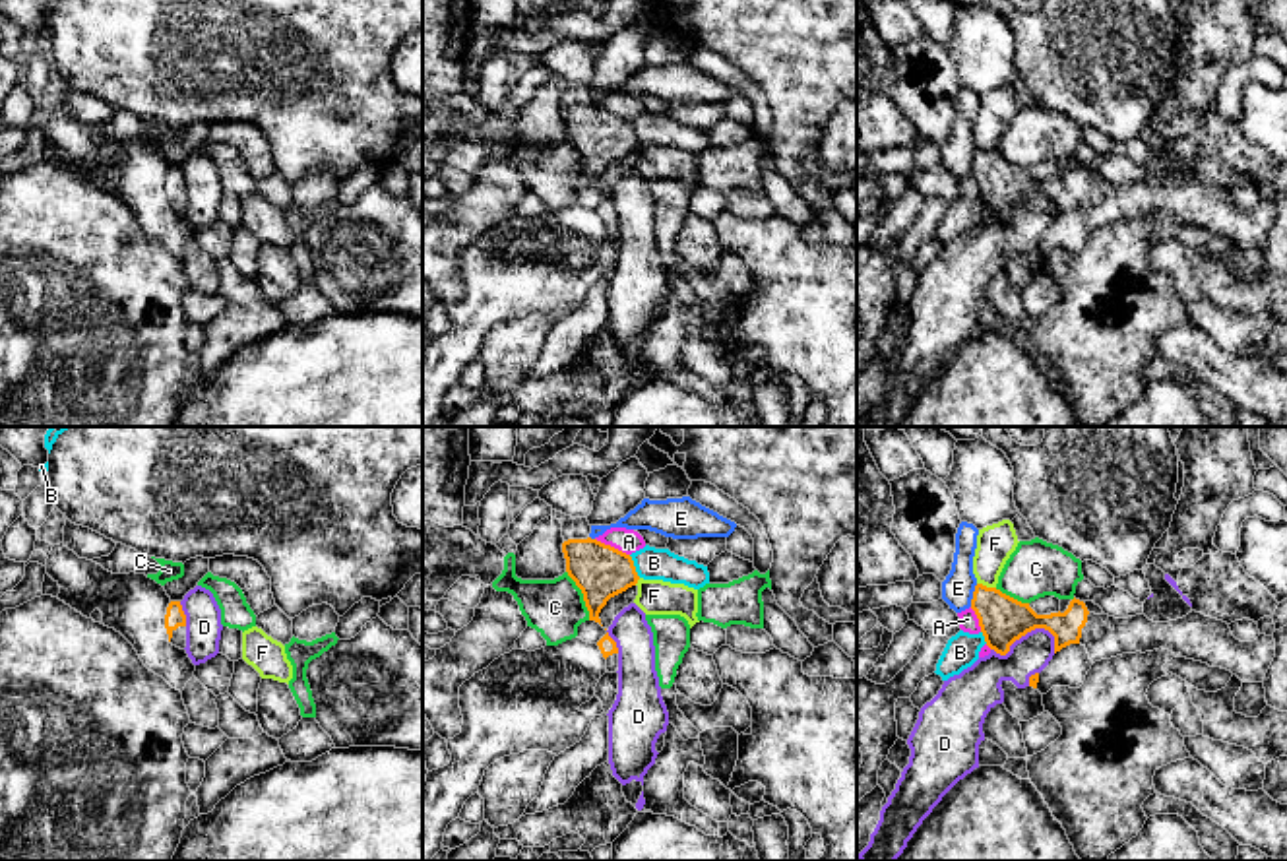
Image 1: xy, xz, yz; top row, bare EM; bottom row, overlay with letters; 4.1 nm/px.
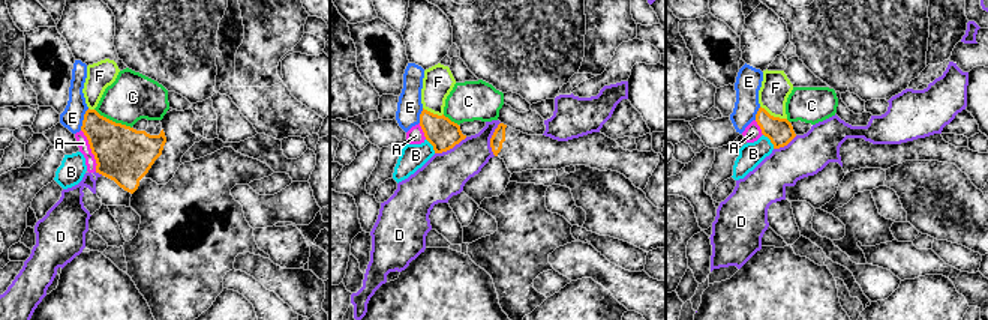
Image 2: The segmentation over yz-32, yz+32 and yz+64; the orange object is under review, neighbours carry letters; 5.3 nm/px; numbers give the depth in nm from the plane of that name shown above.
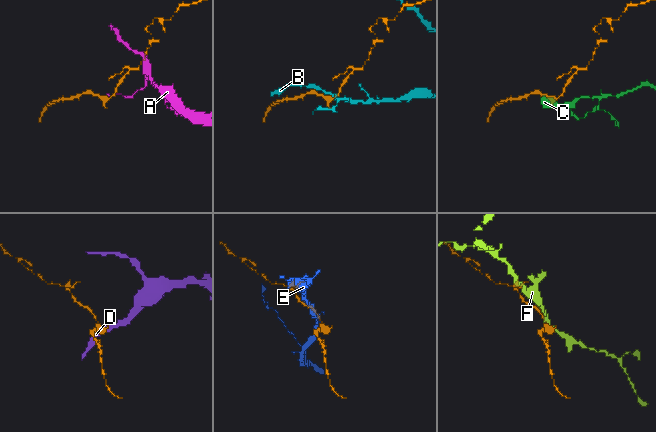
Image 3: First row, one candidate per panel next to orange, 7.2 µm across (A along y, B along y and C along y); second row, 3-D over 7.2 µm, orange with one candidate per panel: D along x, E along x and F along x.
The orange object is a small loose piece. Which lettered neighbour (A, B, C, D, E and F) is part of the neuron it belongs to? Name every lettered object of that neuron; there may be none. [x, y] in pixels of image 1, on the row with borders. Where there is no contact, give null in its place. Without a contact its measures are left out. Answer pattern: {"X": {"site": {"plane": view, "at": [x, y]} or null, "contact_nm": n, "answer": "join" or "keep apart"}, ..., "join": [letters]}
{"A": {"site": {"plane": "xz", "at": [613, 547]}, "contact_nm": 160, "answer": "keep apart"}, "B": {"site": {"plane": "xz", "at": [634, 567]}, "contact_nm": 110, "answer": "keep apart"}, "C": {"site": {"plane": "xz", "at": [584, 596]}, "contact_nm": 220, "answer": "keep apart"}, "D": {"site": {"plane": "yz", "at": [1022, 635]}, "contact_nm": 280, "answer": "keep apart"}, "E": {"site": {"plane": "yz", "at": [973, 596]}, "contact_nm": 100, "answer": "keep apart"}, "F": {"site": {"plane": "yz", "at": [985, 586]}, "contact_nm": 80, "answer": "keep apart"}, "join": []}

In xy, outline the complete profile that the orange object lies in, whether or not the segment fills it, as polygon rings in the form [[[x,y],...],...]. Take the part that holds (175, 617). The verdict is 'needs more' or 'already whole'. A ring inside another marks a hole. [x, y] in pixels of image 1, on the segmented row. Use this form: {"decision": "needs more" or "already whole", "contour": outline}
{"decision": "needs more", "contour": [[[171,601],[165,615],[169,642],[180,650],[186,648],[186,615],[180,601]]]}

